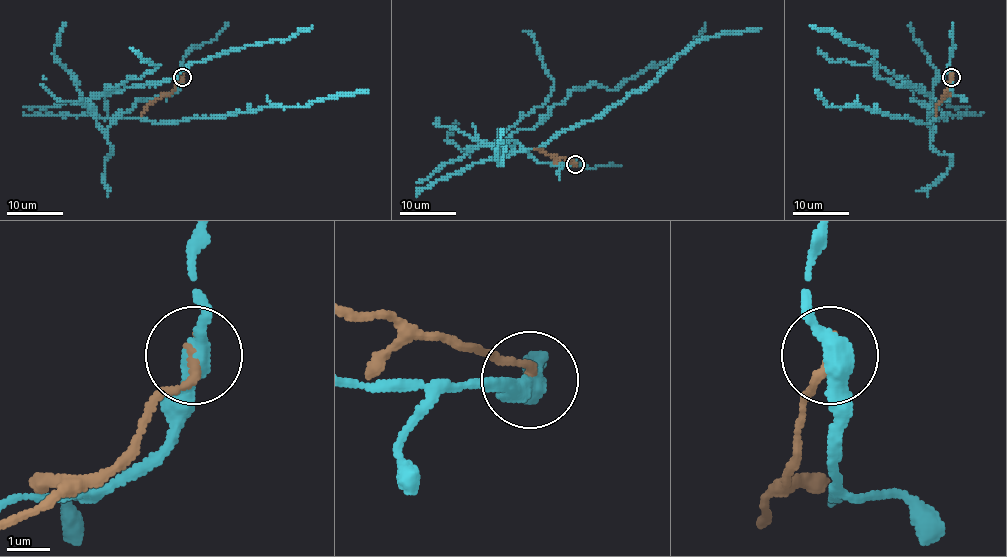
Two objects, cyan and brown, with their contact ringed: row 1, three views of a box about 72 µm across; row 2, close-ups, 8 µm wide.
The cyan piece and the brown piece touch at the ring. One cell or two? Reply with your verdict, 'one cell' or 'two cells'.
two cells

